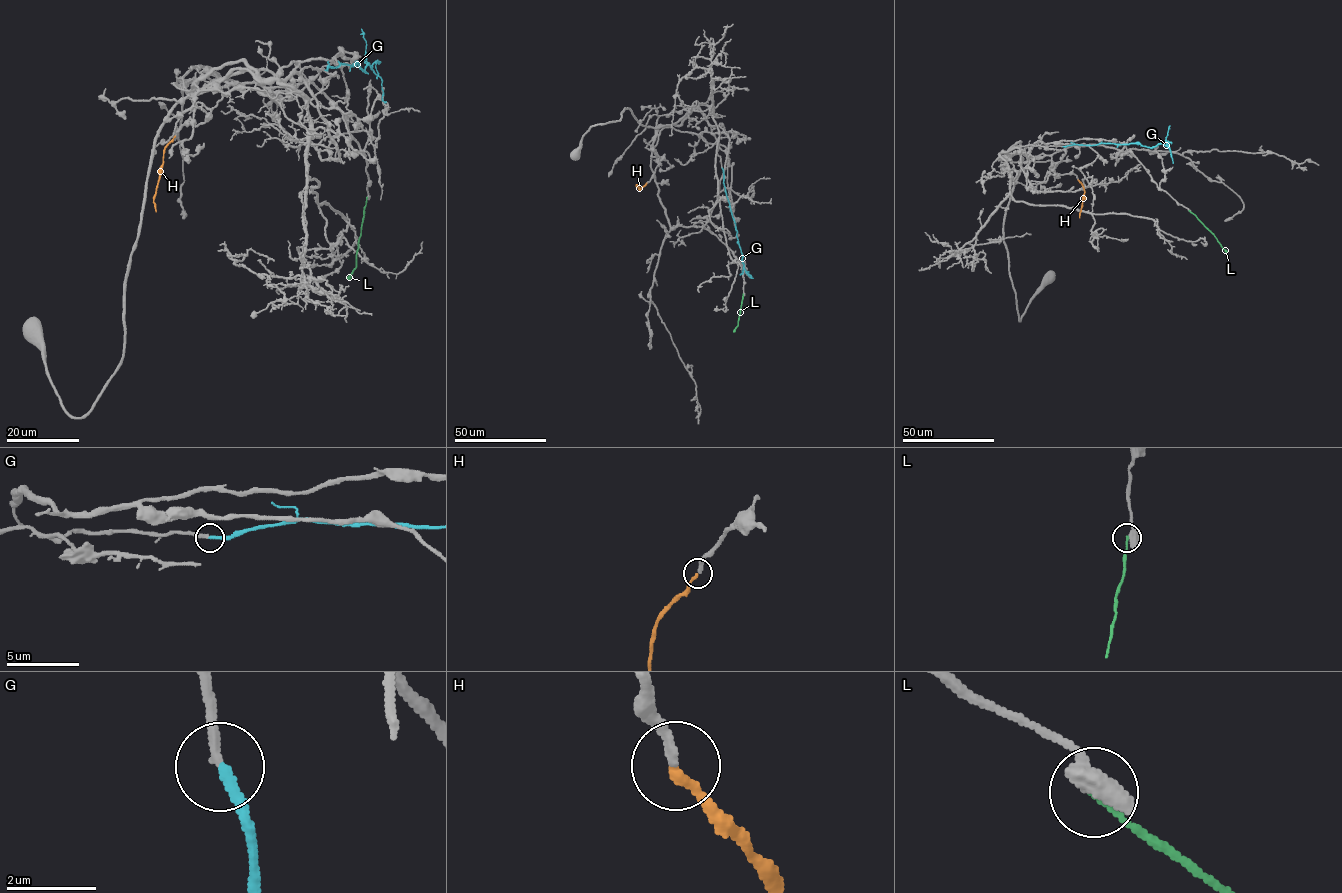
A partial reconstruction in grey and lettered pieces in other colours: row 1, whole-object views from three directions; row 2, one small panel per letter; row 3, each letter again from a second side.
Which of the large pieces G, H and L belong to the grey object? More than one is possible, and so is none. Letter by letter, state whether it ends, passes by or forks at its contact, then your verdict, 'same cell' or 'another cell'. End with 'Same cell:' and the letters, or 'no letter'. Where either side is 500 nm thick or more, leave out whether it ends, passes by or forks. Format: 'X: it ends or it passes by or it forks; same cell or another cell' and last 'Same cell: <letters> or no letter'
G: it ends; same cell
H: it ends; same cell
L: another cell
Same cell: G, H

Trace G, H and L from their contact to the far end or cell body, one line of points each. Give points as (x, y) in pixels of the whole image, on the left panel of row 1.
G: (324, 70), (341, 63), (358, 64), (364, 72), (368, 64), (382, 80), (382, 99), (386, 101)
H: (175, 136), (165, 149), (154, 199), (155, 212)
L: (366, 197), (356, 266), (348, 279)

